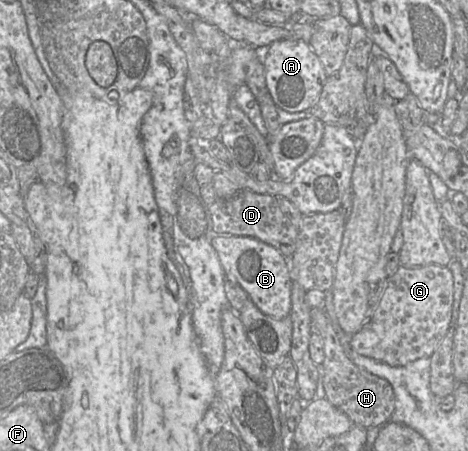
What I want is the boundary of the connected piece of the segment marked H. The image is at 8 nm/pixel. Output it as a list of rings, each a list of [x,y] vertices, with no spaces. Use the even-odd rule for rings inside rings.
[[[312,309],[313,329],[324,341],[324,361],[319,366],[323,371],[325,398],[344,412],[354,425],[363,428],[381,427],[390,420],[395,409],[395,395],[391,384],[355,365],[346,355],[340,339],[323,309]]]

